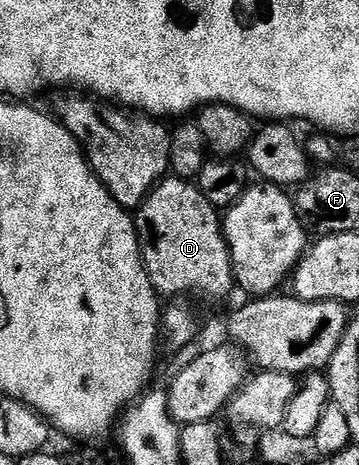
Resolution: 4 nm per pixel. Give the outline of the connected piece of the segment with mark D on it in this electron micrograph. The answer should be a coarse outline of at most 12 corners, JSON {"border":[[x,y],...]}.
{"border":[[165,178],[135,209],[164,298],[234,292],[221,213]]}

